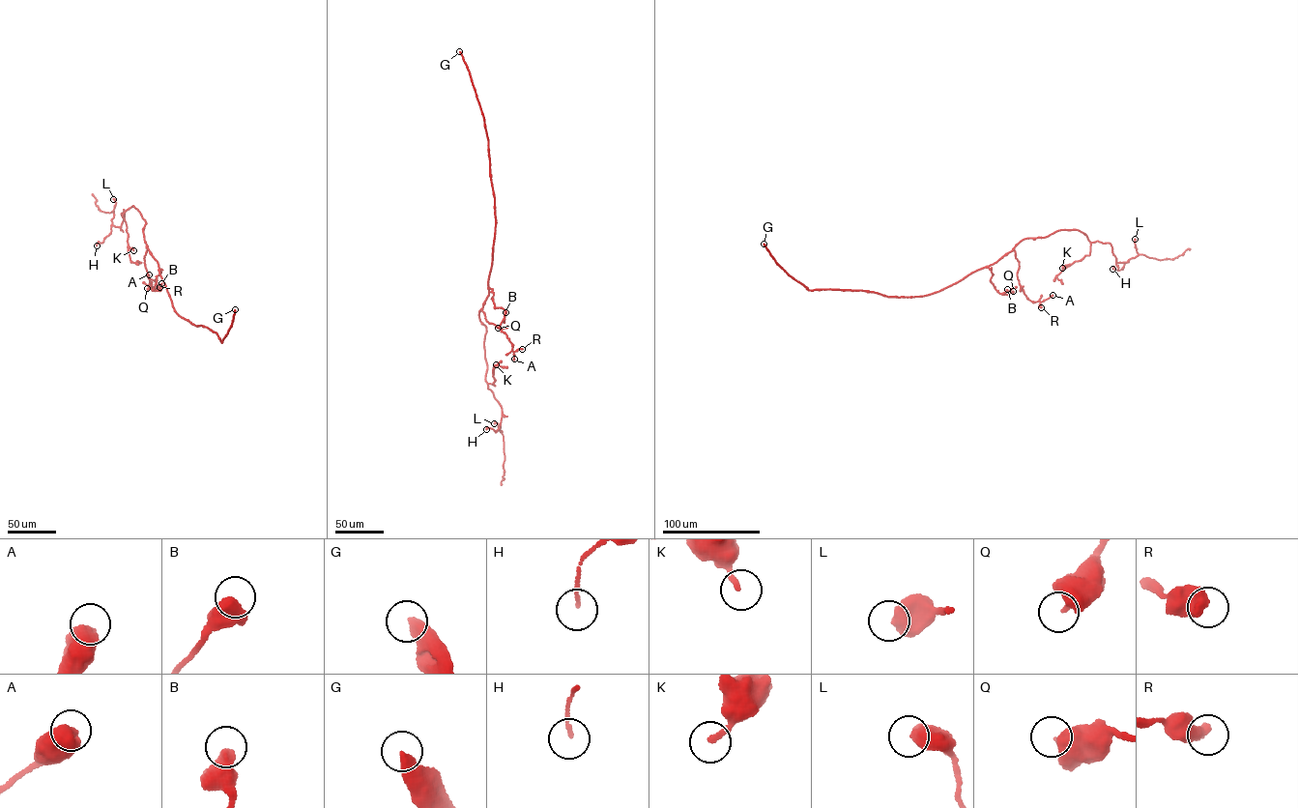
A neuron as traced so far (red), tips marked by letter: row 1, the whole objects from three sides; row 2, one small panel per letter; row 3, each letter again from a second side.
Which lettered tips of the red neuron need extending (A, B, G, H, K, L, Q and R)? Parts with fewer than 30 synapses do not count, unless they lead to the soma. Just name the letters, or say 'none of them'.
G

